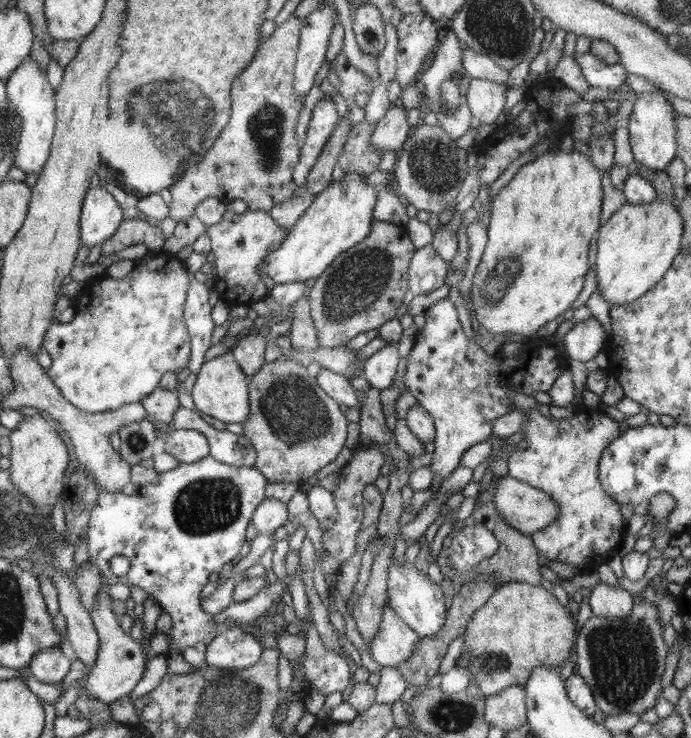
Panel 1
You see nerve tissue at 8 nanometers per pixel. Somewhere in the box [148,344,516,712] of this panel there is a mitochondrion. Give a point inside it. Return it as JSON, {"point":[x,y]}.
{"point":[293,411]}

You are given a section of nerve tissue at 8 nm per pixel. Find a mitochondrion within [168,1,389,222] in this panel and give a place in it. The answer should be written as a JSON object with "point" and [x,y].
{"point":[265,128]}

